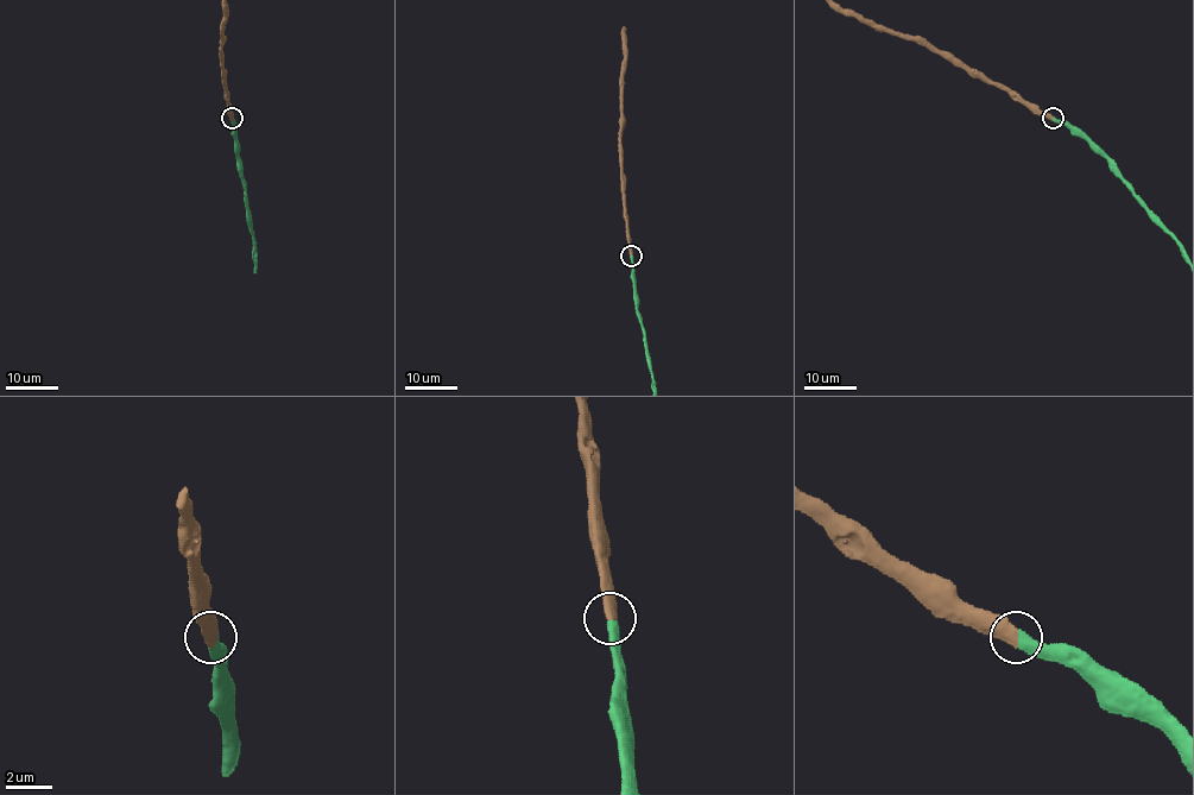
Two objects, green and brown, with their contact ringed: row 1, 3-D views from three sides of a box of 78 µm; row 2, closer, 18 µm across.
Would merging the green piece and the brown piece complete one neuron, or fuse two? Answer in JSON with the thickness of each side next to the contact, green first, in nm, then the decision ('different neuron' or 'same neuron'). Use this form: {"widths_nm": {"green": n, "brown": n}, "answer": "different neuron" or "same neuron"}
{"widths_nm": {"green": 500, "brown": 550}, "answer": "same neuron"}

